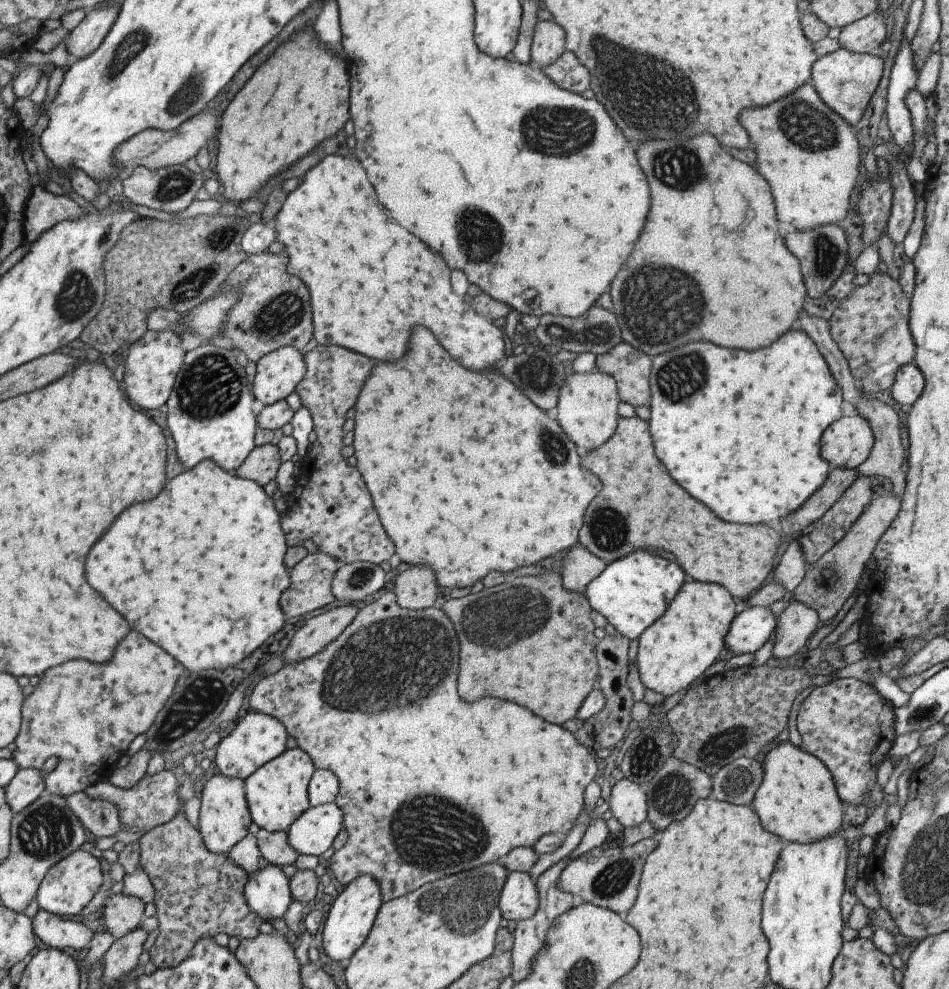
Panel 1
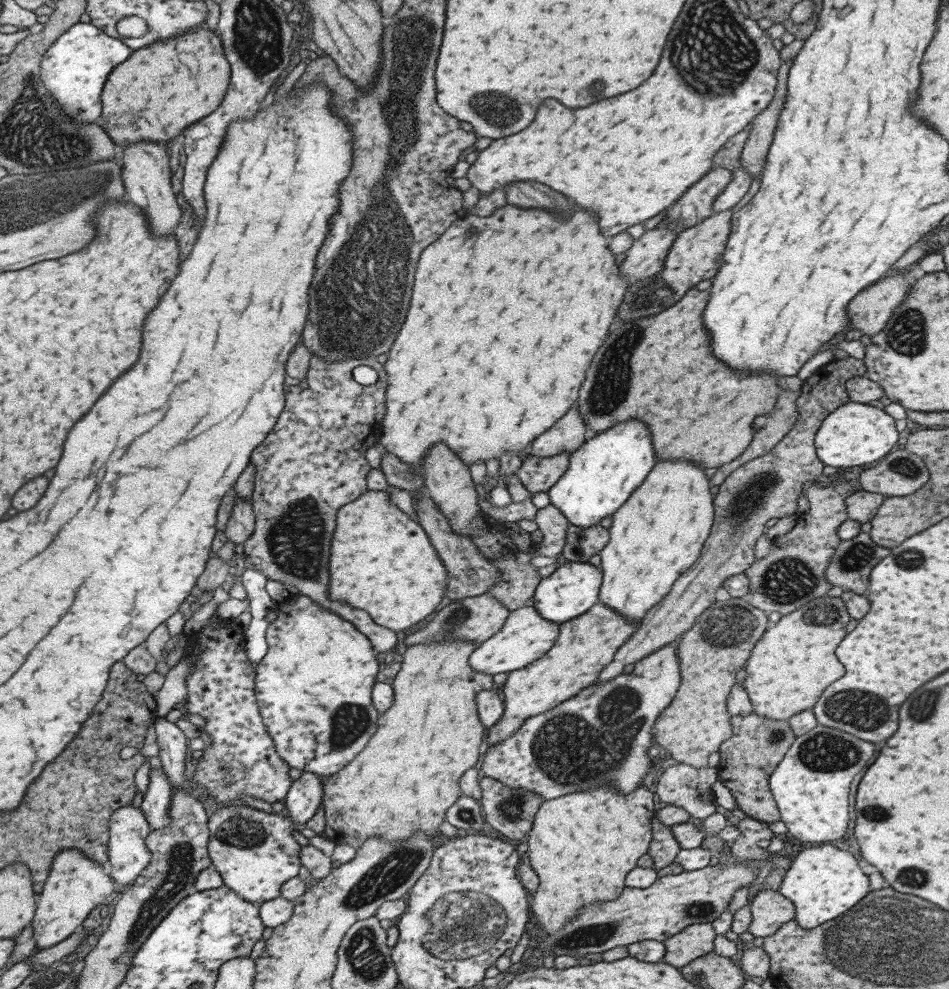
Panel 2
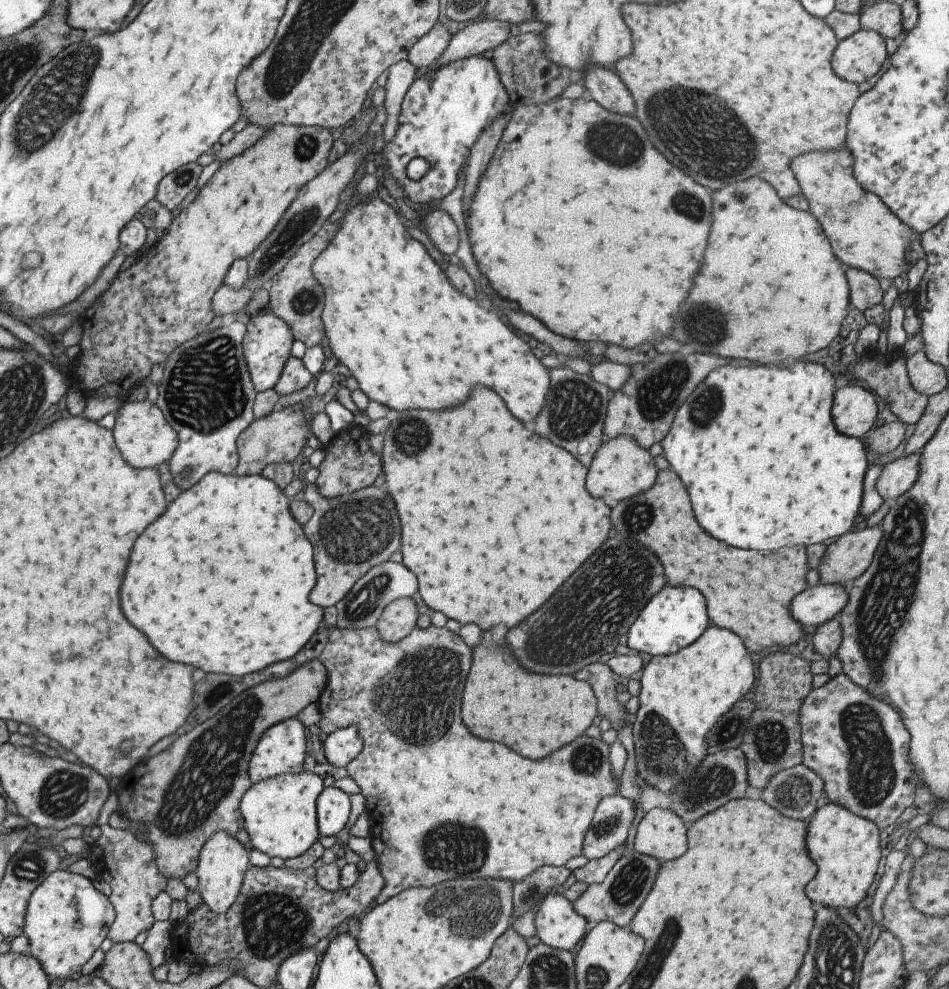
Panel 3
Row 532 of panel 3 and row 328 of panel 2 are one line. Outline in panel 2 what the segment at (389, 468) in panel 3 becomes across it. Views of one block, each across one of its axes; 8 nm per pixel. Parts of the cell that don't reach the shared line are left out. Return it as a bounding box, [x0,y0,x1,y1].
[378,206,627,472]

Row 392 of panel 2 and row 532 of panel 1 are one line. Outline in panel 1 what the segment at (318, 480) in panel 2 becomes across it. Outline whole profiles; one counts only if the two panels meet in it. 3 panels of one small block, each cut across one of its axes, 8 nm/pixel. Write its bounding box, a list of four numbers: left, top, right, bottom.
[281,345,394,565]

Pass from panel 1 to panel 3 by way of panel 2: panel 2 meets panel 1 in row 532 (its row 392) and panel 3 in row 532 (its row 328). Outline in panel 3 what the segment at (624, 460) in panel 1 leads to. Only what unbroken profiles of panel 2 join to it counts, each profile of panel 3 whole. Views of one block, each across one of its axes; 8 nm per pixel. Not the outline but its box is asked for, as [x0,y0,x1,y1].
[612,470,806,659]

